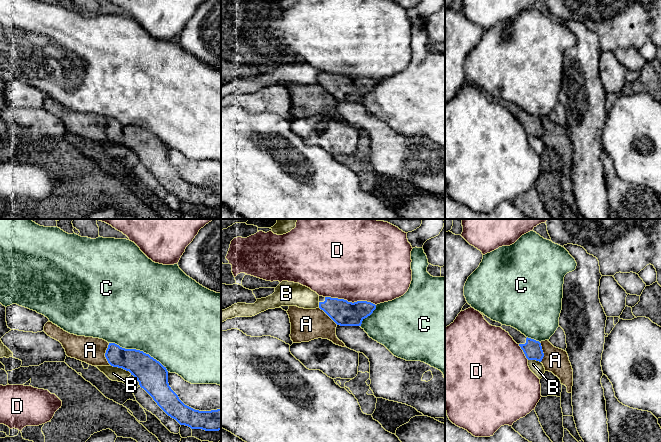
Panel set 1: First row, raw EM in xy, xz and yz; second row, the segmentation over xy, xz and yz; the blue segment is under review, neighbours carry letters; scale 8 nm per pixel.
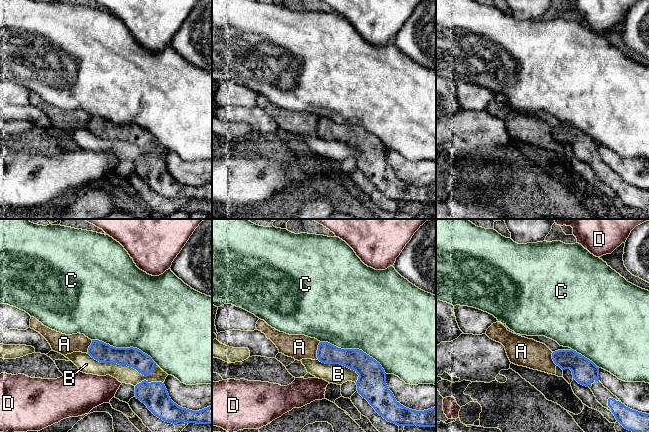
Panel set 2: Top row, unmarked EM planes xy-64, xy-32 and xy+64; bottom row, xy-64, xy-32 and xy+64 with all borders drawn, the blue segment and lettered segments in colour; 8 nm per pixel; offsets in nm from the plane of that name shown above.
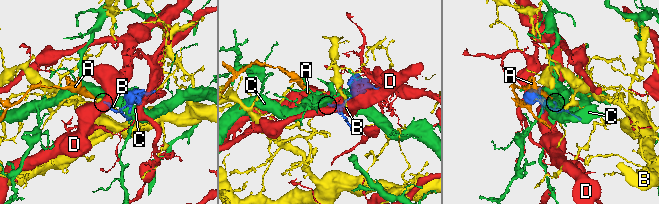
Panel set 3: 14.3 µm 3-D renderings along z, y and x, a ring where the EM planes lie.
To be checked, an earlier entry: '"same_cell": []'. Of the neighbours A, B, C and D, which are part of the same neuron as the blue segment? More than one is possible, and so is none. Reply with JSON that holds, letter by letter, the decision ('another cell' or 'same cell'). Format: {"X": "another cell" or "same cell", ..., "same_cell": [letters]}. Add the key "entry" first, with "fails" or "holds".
{"entry": "holds", "A": "another cell", "B": "another cell", "C": "another cell", "D": "another cell", "same_cell": []}

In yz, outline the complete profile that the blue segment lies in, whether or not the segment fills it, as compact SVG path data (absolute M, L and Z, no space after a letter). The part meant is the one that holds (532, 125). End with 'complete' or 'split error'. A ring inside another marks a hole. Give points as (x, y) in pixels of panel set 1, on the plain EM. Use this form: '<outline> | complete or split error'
M502 101L501 104L508 108L513 116L521 123L528 136L542 137L544 129L539 117L526 113L511 102Z | split error

